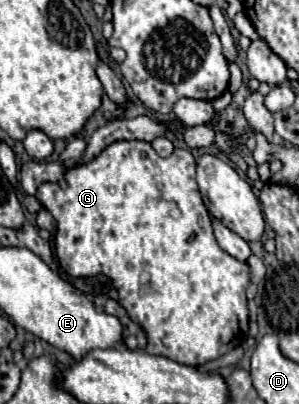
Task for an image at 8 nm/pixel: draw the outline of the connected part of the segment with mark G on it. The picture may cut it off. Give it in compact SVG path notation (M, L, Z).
M122 140L122 142L114 142L110 144L106 150L102 150L92 162L86 164L78 164L70 170L64 172L68 188L62 190L56 182L44 182L38 186L36 192L36 200L50 210L50 214L54 216L56 224L58 224L58 232L56 232L56 256L60 266L74 278L88 278L92 274L104 274L112 280L114 288L118 290L120 296L120 304L128 310L130 318L134 322L138 322L144 330L146 330L146 338L148 338L148 346L146 352L148 354L160 354L160 356L168 356L180 364L188 364L188 366L202 366L208 360L220 358L226 352L230 352L232 348L240 346L242 340L248 336L248 306L246 306L246 288L250 284L248 280L248 264L246 262L238 262L236 258L230 258L230 254L226 254L214 234L212 234L212 222L210 222L210 214L202 202L202 196L198 192L198 184L196 184L196 160L192 156L190 150L182 150L176 148L168 158L162 158L154 152L150 142L138 142L138 140Z

